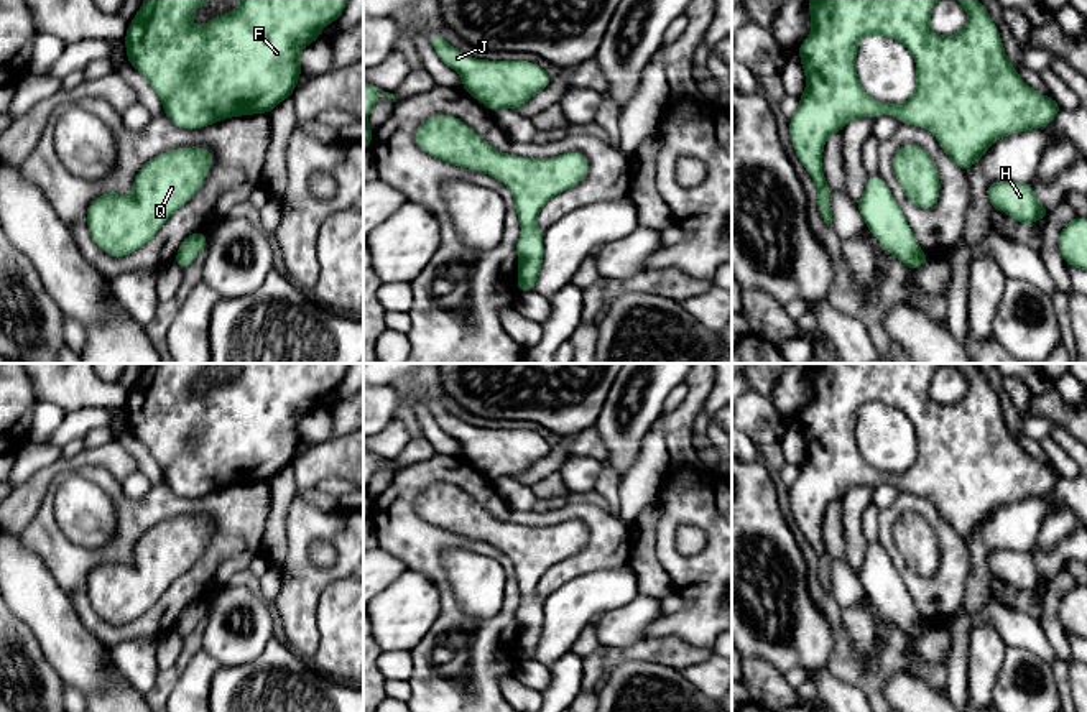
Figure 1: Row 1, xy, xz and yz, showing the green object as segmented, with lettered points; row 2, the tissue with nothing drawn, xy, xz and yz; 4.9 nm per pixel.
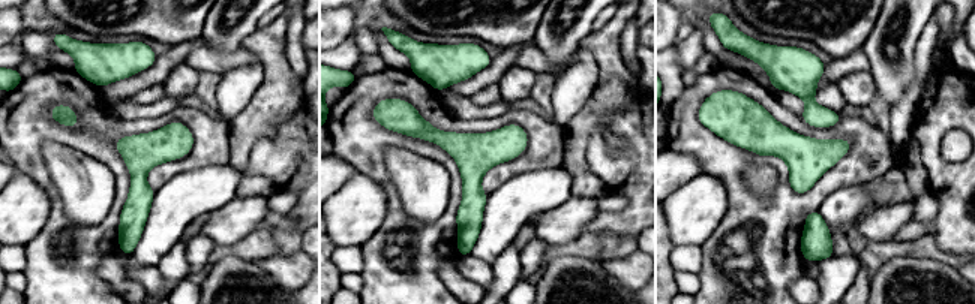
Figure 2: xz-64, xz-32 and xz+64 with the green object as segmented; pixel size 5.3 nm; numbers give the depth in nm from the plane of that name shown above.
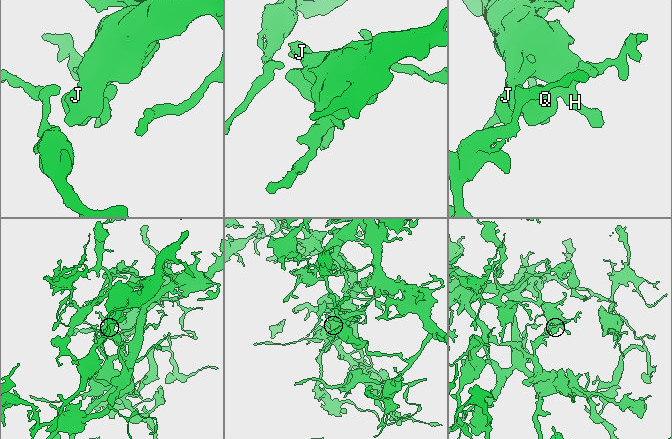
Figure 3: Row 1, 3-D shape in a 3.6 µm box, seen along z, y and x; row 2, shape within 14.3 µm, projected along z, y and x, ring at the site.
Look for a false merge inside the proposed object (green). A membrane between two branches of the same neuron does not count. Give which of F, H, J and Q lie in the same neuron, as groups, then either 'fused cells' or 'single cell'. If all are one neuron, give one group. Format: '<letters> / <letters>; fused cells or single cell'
F H J / Q; fused cells

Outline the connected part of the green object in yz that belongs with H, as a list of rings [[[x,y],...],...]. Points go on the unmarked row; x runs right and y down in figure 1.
[[[990,551],[987,556],[993,579],[1008,582],[1018,592],[1034,592],[1048,587],[1049,577],[1043,576],[1034,562],[1031,551]]]

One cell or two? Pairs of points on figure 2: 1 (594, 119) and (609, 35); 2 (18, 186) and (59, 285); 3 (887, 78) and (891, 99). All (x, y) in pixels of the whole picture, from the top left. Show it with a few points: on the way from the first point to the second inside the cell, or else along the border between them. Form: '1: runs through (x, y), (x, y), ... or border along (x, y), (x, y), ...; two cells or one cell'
1: runs through (606, 98), (609, 95), (609, 56); one cell
2: border along (50, 199), (50, 216), (45, 225), (24, 246); two cells
3: runs through (891, 83), (891, 95); one cell

